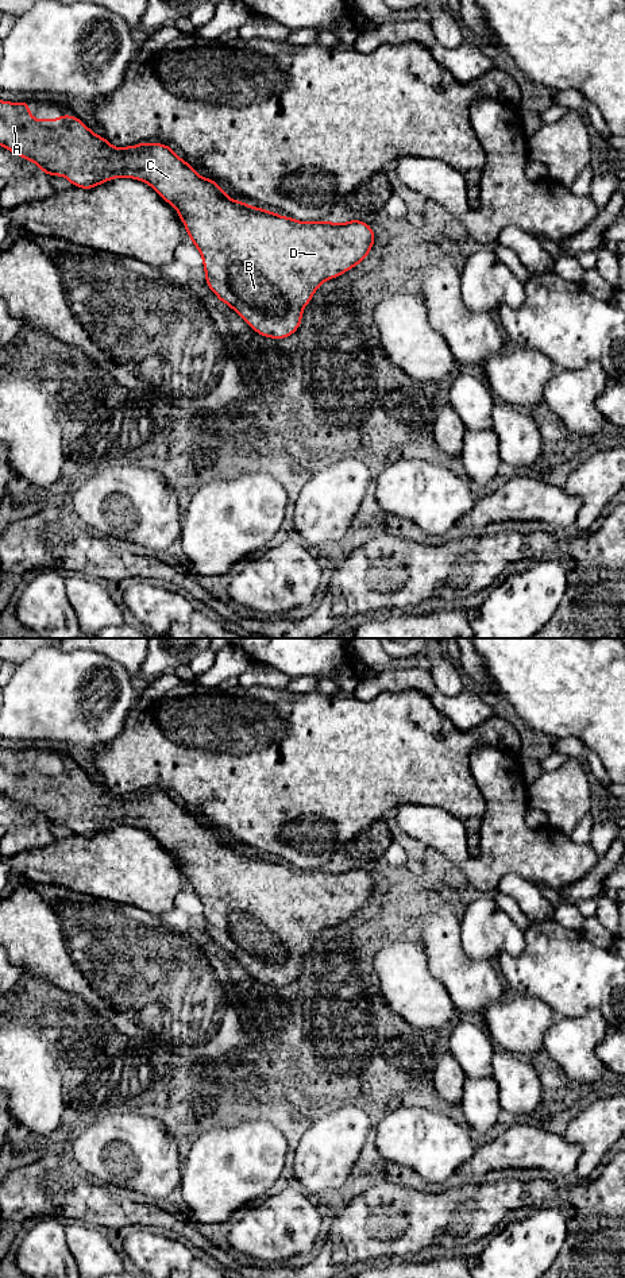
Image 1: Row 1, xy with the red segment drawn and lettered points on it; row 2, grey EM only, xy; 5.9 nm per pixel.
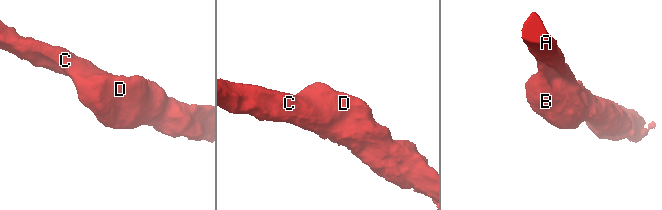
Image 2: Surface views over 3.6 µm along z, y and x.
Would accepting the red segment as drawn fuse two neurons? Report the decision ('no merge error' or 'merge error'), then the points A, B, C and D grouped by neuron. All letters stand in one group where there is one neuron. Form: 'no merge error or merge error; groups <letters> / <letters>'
no merge error; groups A B C D

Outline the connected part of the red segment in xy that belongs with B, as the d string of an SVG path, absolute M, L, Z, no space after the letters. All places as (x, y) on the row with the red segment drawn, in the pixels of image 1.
M0 100L0 146L18 157L38 165L47 175L65 177L81 189L93 189L113 178L132 178L146 182L167 204L170 204L186 228L202 258L205 282L232 310L261 336L282 340L293 335L301 325L304 308L315 291L328 279L333 279L363 262L375 243L373 228L362 220L335 224L325 221L298 221L279 216L258 206L228 197L212 178L201 177L193 166L180 158L163 143L143 142L136 146L115 147L105 138L88 128L78 117L61 115L58 119L35 119L28 101L11 103Z

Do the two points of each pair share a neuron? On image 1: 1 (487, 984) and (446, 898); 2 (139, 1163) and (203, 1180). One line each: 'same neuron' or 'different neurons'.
1: same neuron
2: different neurons

